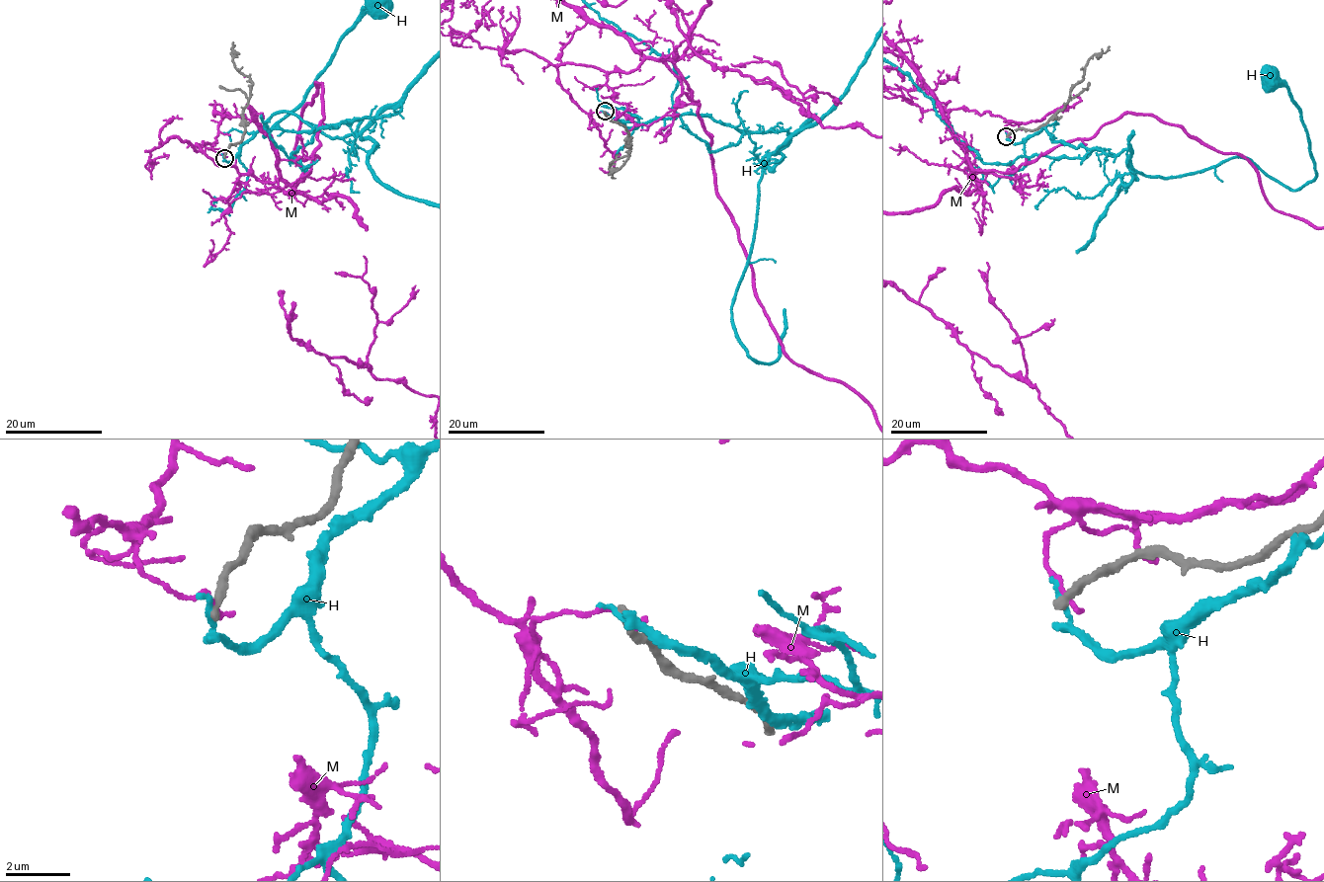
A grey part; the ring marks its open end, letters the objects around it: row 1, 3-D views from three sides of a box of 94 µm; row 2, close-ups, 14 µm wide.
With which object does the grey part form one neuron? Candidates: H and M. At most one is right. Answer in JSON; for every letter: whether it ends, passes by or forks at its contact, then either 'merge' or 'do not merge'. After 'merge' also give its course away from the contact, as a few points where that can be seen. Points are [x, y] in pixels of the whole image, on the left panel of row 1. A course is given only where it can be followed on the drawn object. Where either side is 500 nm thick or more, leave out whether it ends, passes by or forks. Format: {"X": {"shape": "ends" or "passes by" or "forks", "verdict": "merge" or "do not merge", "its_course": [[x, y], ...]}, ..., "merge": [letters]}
{"H": {"shape": "ends", "verdict": "do not merge"}, "M": {"shape": "ends", "verdict": "do not merge"}, "merge": []}

